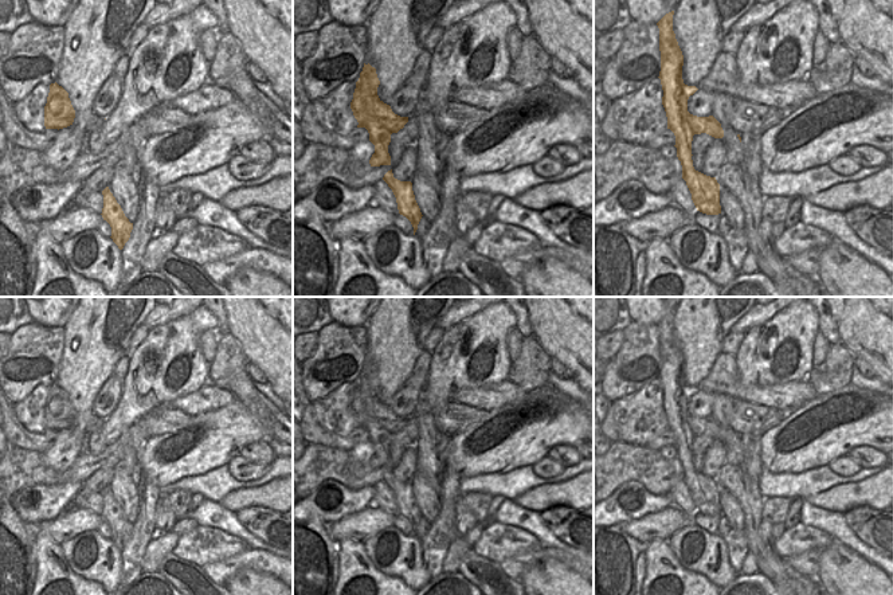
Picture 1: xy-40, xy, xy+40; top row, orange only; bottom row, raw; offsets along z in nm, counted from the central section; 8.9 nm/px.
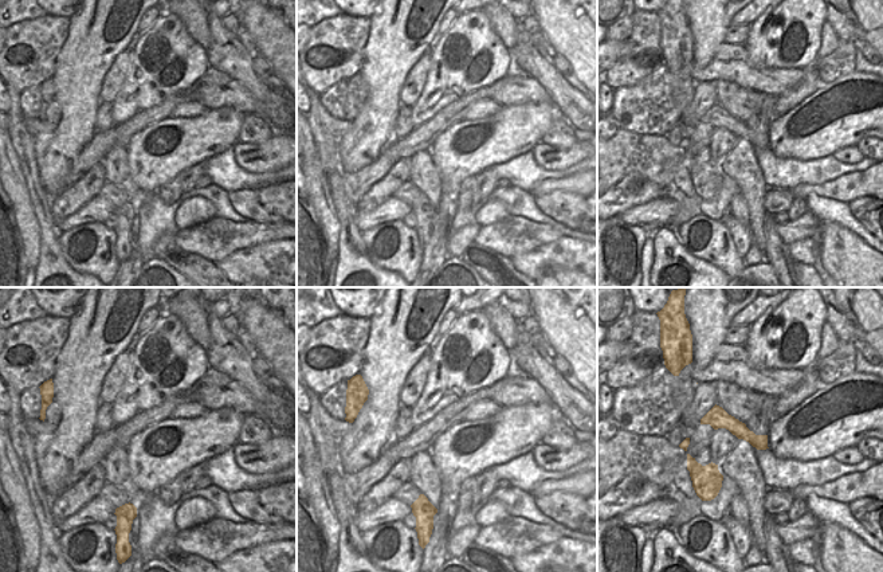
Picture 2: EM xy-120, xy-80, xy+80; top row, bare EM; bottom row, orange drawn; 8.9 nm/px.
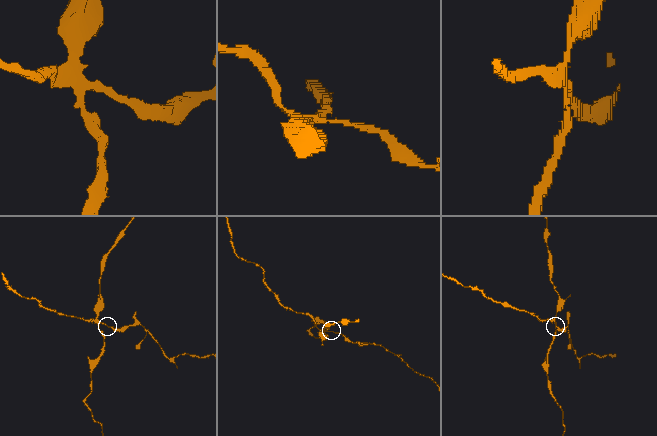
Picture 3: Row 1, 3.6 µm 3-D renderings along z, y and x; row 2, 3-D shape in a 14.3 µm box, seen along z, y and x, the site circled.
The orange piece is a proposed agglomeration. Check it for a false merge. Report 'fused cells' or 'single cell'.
fused cells

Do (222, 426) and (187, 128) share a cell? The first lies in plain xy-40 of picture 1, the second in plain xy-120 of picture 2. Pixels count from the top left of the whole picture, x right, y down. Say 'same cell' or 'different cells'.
same cell

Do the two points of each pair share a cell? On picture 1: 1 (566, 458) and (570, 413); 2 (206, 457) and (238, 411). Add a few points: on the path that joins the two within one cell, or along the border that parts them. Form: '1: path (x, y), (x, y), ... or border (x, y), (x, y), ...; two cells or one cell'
1: border (574, 445), (553, 445), (545, 455); two cells
2: path (208, 446), (232, 422); one cell

